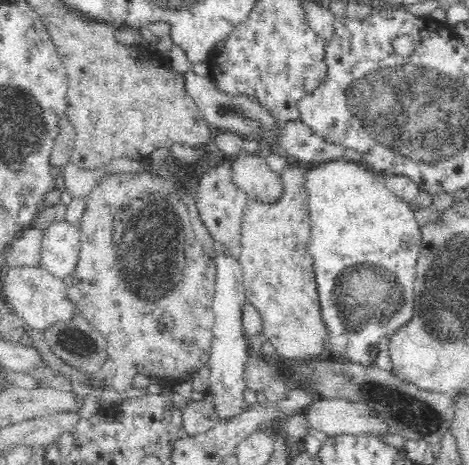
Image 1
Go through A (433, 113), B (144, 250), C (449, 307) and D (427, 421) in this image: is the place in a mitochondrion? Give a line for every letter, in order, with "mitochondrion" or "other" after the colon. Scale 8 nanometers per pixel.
A: mitochondrion
B: mitochondrion
C: mitochondrion
D: mitochondrion

